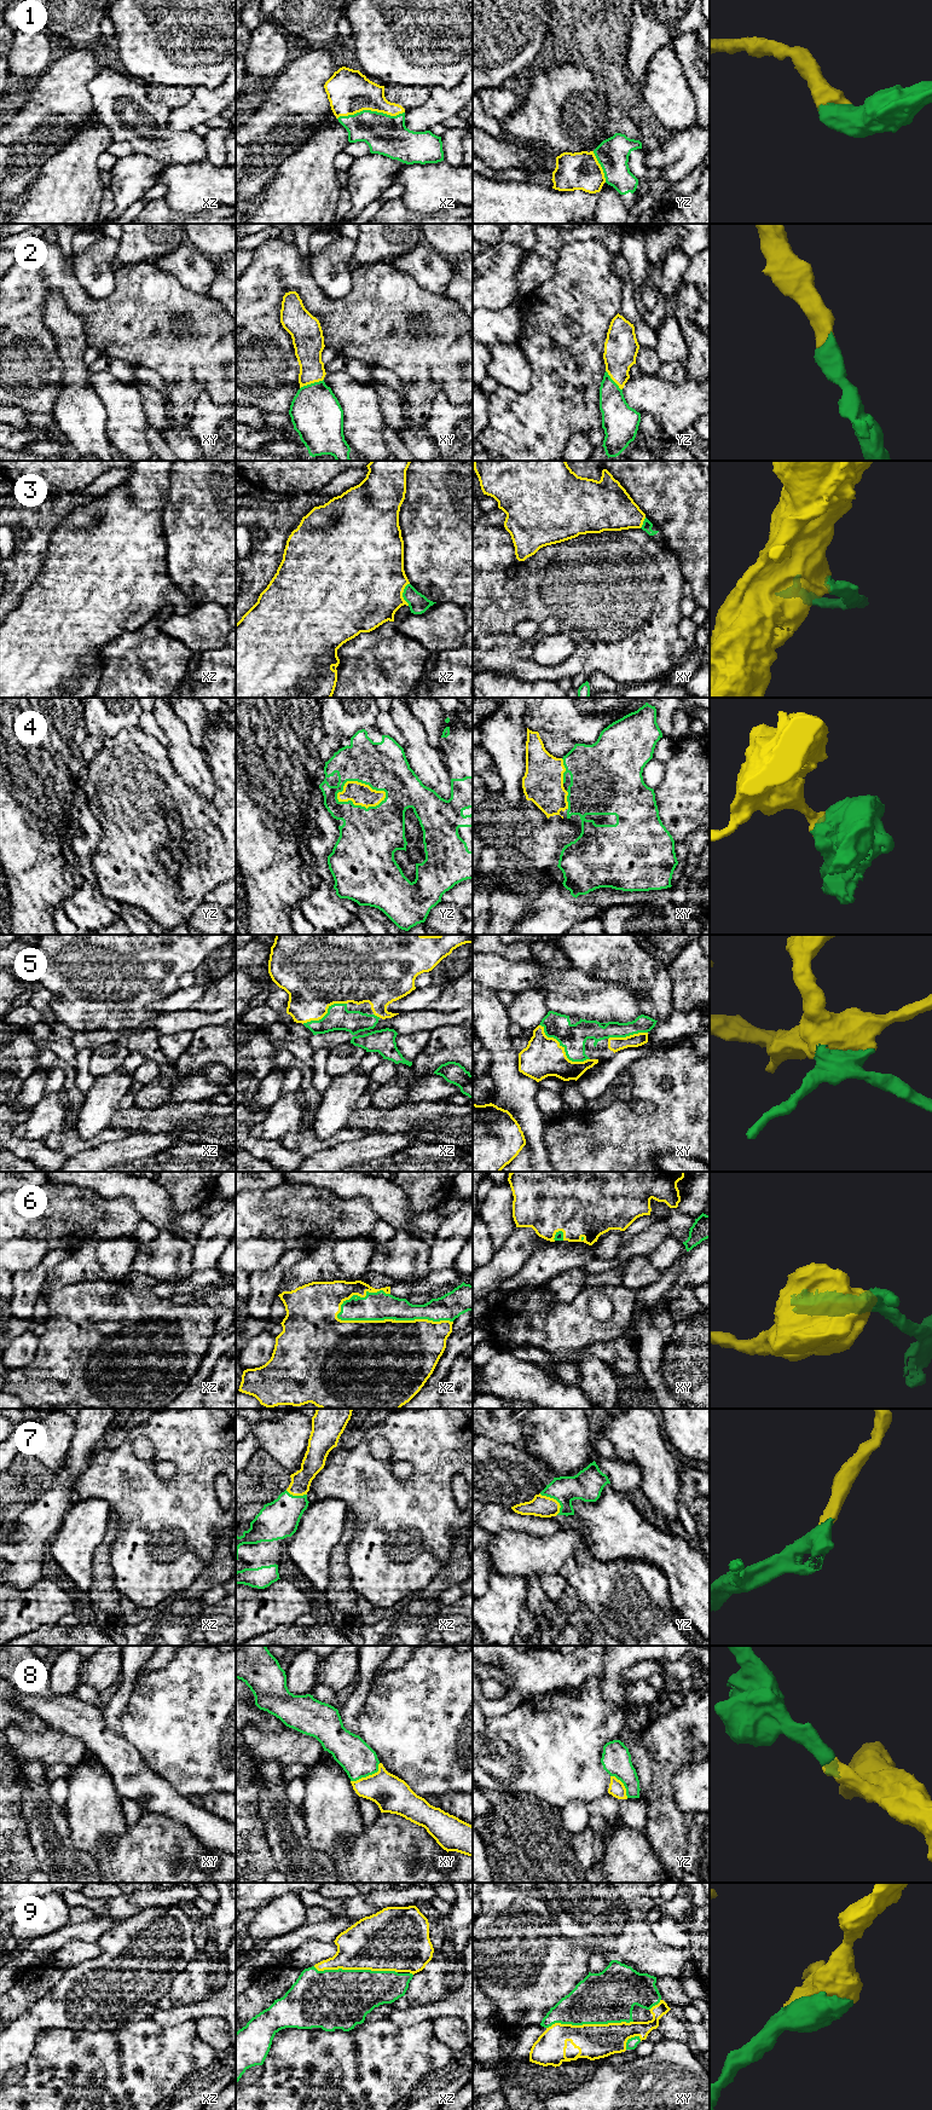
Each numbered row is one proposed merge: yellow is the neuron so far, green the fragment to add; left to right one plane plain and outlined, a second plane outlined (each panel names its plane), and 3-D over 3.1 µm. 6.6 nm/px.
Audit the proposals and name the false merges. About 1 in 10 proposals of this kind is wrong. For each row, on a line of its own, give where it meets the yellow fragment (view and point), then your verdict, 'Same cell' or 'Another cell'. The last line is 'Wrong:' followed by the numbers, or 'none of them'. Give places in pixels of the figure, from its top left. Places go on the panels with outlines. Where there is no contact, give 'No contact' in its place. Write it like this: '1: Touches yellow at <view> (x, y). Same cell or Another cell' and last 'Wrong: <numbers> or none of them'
1: Touches yellow at xz (370, 109). Same cell
2: Touches yellow at xy (311, 382). Same cell
3: Touches yellow at xz (401, 594). Same cell
4: Touches yellow at yz (359, 804). Same cell
5: Touches yellow at xy (563, 1050). Same cell
6: Touches yellow at xz (394, 1319). Same cell
7: Touches yellow at yz (553, 1498). Same cell
8: Touches yellow at xy (369, 1775). Same cell
9: Touches yellow at xy (589, 2024). Same cell
Wrong: none of them

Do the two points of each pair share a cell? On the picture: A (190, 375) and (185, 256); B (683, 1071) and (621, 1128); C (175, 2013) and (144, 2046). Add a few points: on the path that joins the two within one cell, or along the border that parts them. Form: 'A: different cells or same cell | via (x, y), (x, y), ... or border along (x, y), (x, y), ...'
A: different cells | border along (162, 271), (169, 272), (189, 289), (207, 295)
B: same cell | via (683, 1092), (648, 1128), (642, 1128)
C: different cells | border along (151, 2017), (166, 2025), (192, 2021)

